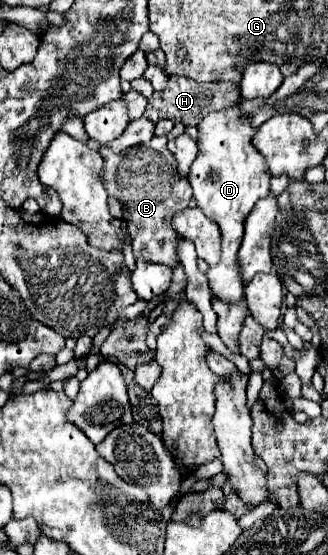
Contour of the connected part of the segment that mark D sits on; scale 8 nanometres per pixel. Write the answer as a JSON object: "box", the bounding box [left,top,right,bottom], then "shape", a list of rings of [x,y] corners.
{"box":[189,106,269,304],"shape":[[[237,106],[223,110],[223,112],[211,112],[205,116],[205,120],[199,122],[199,154],[191,164],[189,172],[189,184],[193,188],[197,206],[203,210],[203,214],[211,220],[215,220],[221,228],[221,260],[217,266],[207,270],[207,280],[211,286],[213,296],[219,300],[225,300],[227,304],[237,304],[237,300],[243,298],[243,278],[241,278],[241,266],[237,260],[237,252],[243,240],[243,222],[247,214],[253,210],[255,202],[269,192],[269,170],[265,168],[263,156],[253,148],[251,138],[255,130],[249,126],[249,118],[241,116],[241,110]]]}

